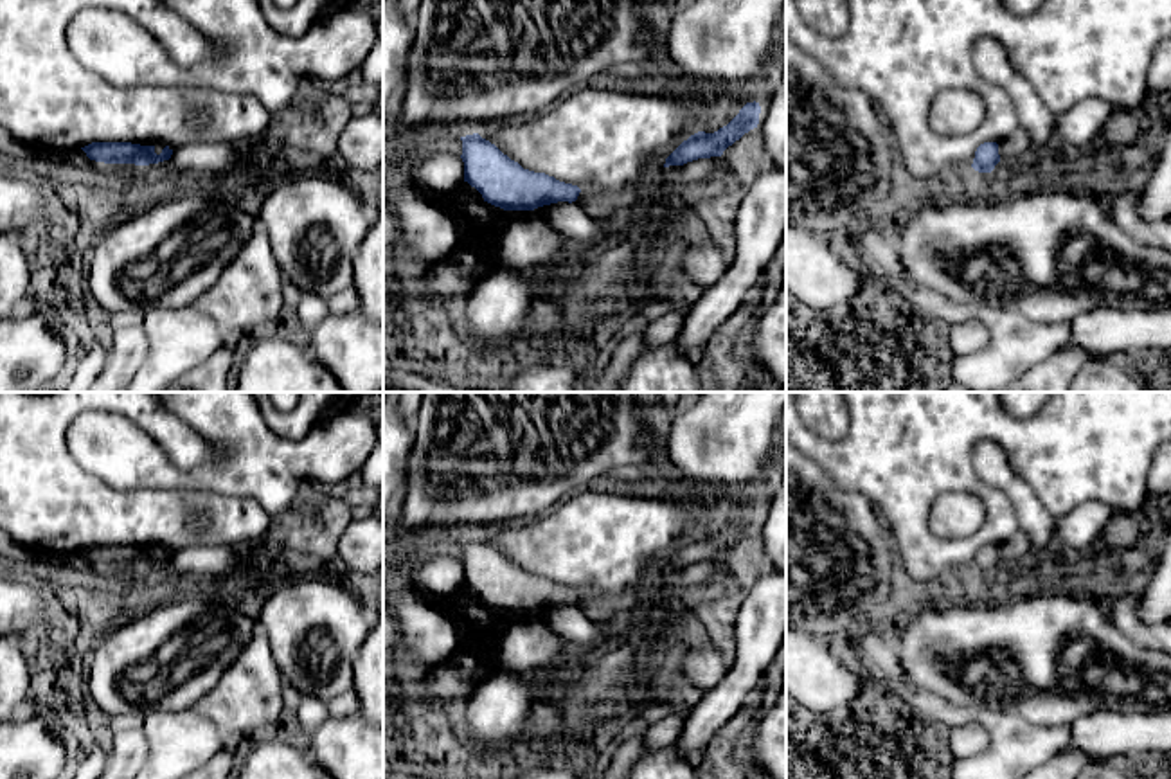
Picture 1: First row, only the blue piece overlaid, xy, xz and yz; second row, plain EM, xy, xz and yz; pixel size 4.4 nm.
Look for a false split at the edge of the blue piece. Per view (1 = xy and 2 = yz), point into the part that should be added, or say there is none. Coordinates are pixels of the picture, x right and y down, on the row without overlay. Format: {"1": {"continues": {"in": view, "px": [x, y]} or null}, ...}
{"1": {"continues": null}, "2": {"continues": null}}

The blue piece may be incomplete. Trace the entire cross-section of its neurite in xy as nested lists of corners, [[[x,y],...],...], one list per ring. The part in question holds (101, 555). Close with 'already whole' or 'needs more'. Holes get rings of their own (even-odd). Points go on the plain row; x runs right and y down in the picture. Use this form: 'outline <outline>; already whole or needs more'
outline [[[92,545],[81,551],[90,563],[104,567],[135,567],[149,569],[169,563],[173,552],[165,549],[160,558],[155,556],[155,549],[140,549],[131,545]]]; already whole

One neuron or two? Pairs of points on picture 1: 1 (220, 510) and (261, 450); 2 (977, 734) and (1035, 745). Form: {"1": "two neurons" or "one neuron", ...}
{"1": "two neurons", "2": "two neurons"}

